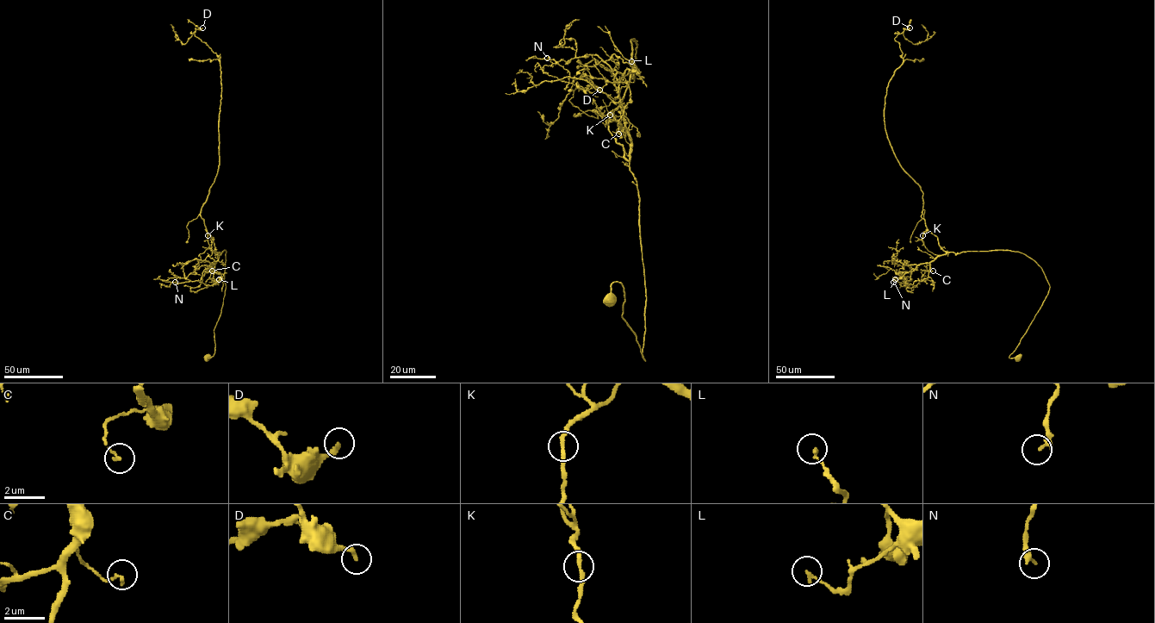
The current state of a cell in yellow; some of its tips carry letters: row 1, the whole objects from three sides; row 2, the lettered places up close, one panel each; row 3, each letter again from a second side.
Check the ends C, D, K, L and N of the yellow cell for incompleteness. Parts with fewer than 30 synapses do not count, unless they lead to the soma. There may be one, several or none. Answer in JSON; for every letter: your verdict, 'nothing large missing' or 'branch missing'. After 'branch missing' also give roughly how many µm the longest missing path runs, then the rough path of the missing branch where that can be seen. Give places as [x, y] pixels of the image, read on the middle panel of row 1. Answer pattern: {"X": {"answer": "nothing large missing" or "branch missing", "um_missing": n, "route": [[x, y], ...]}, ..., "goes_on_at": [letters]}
{"C": {"answer": "nothing large missing"}, "D": {"answer": "nothing large missing"}, "K": {"answer": "nothing large missing"}, "L": {"answer": "nothing large missing"}, "N": {"answer": "nothing large missing"}, "goes_on_at": []}

